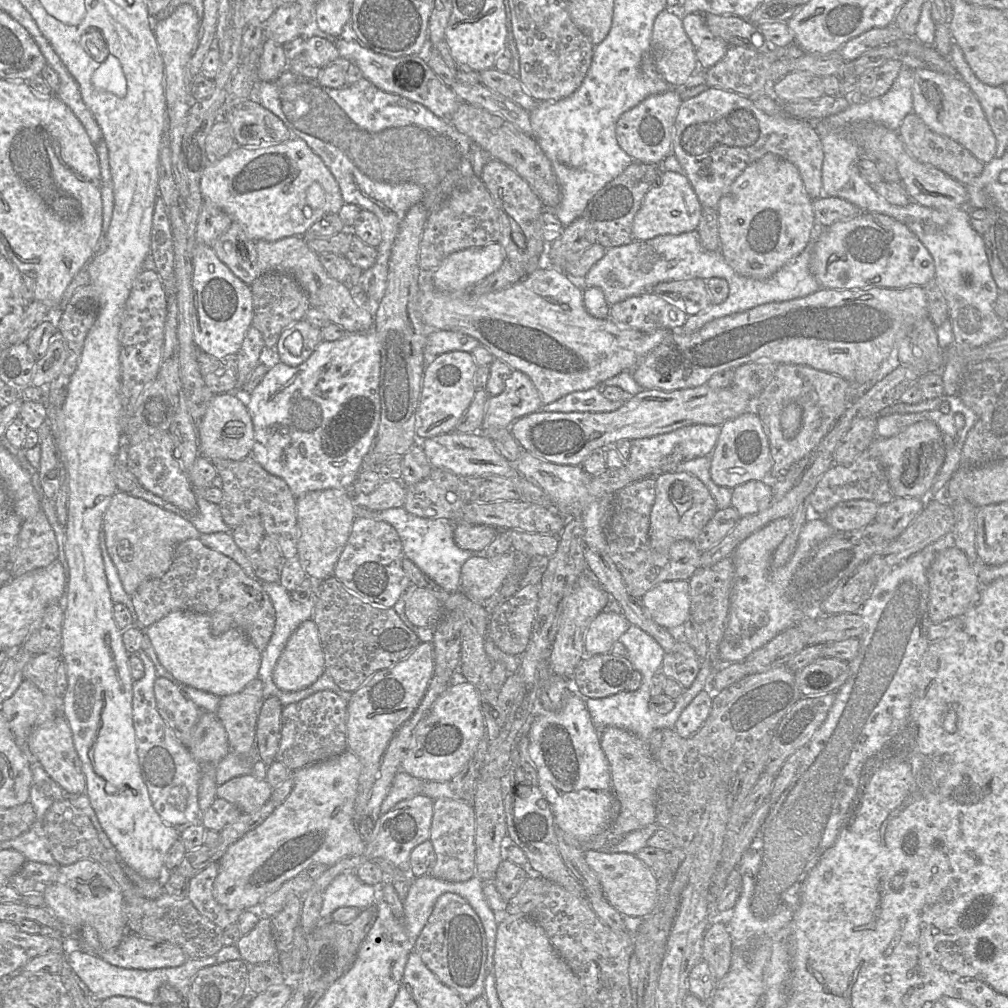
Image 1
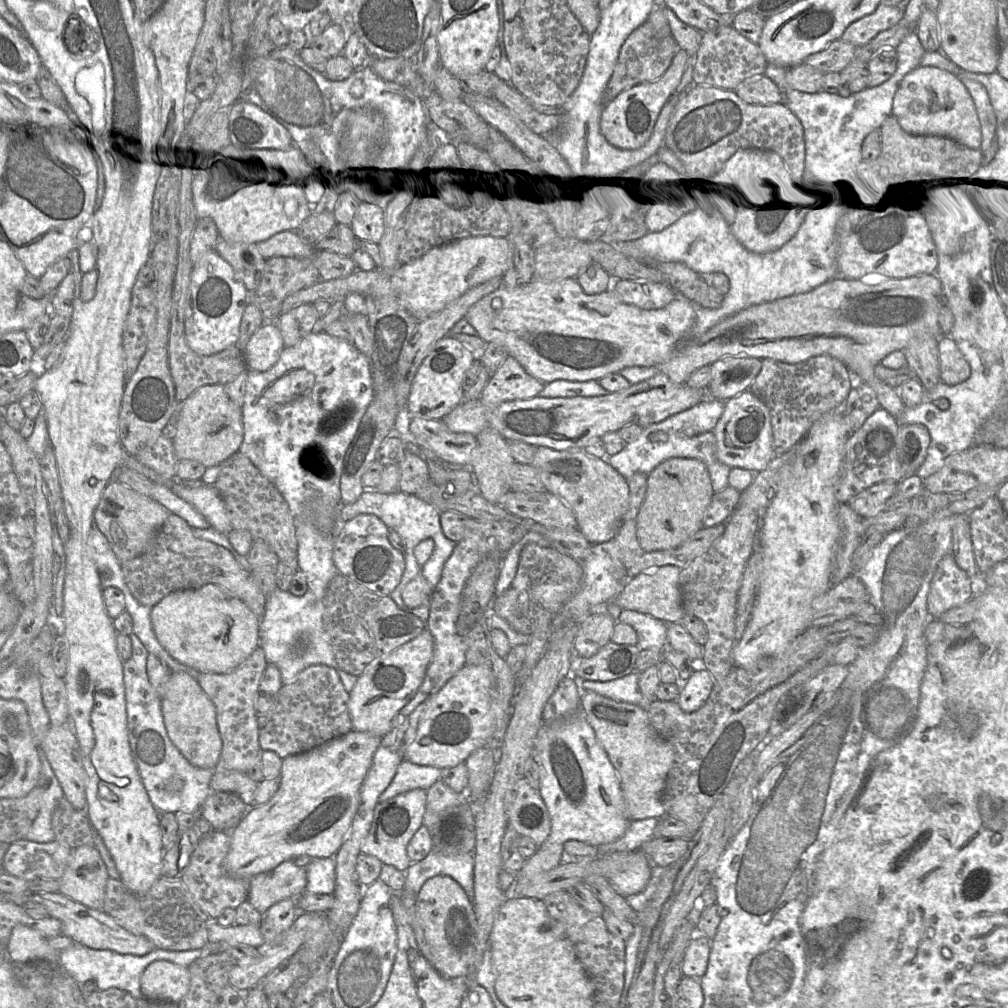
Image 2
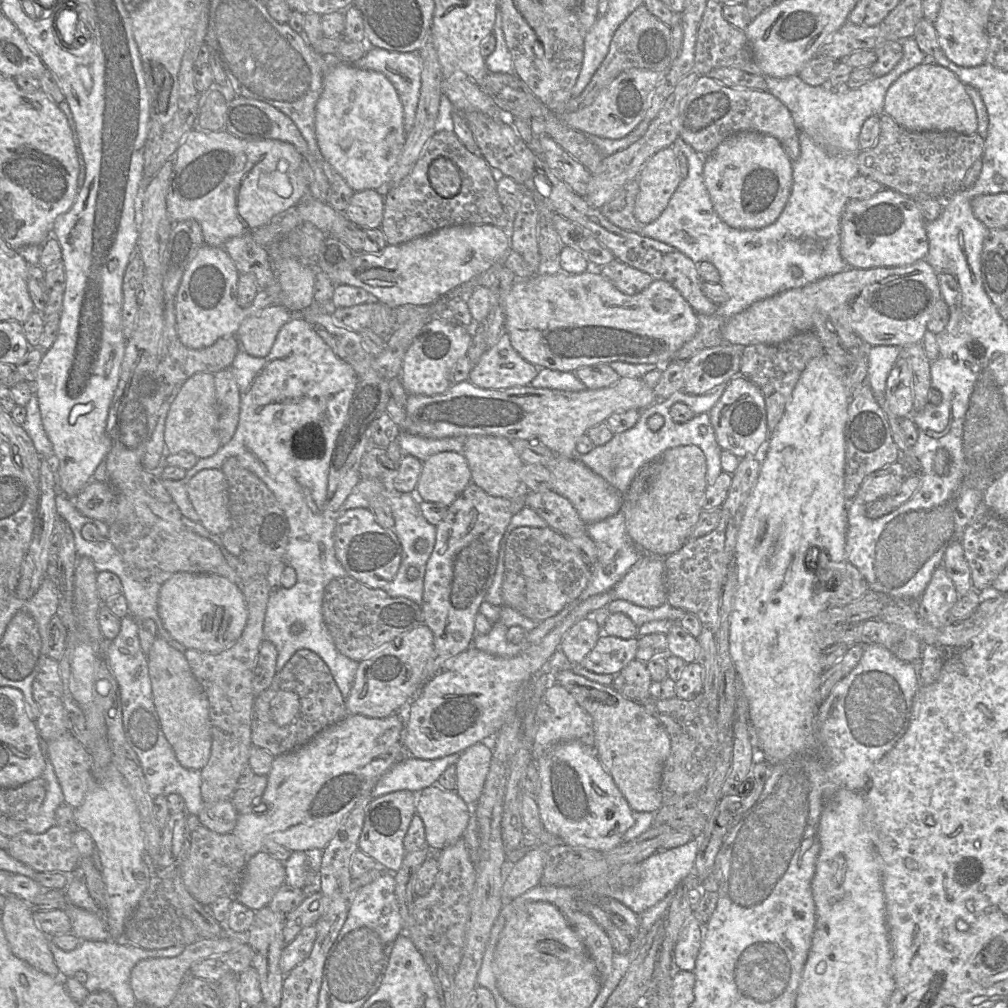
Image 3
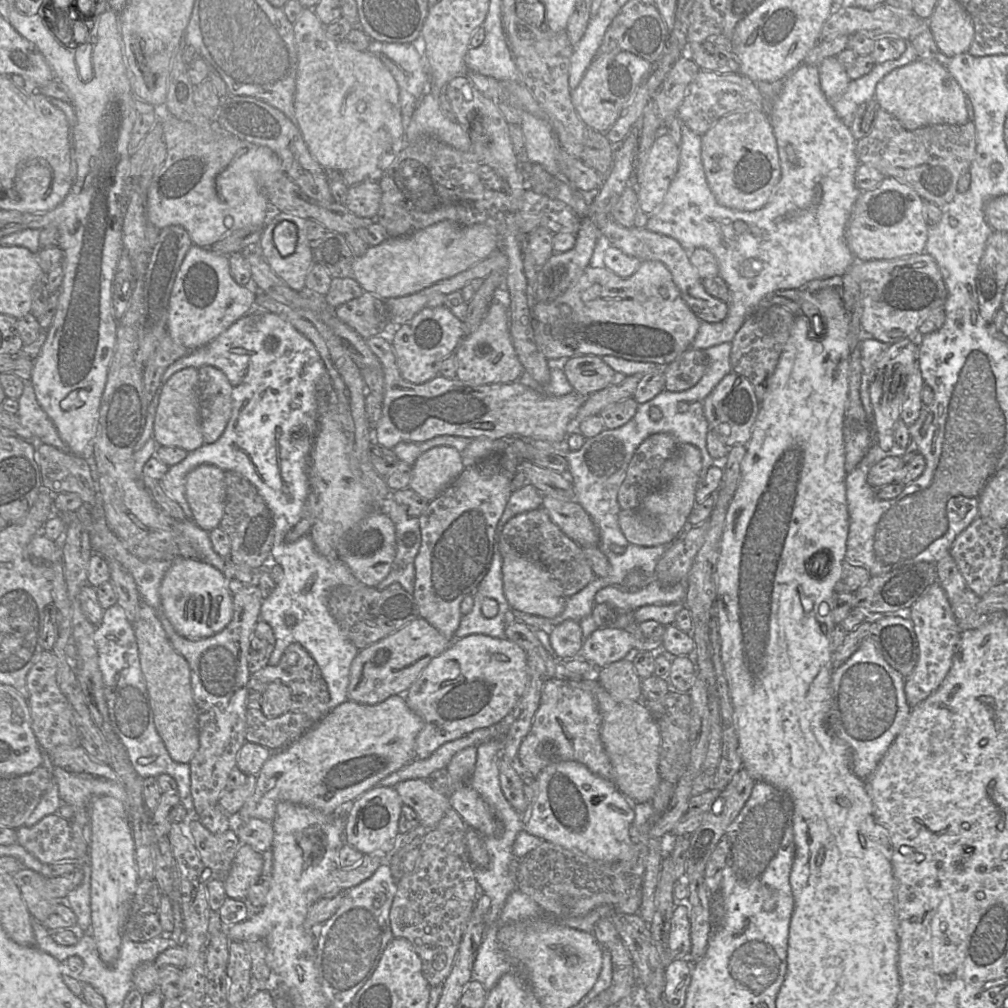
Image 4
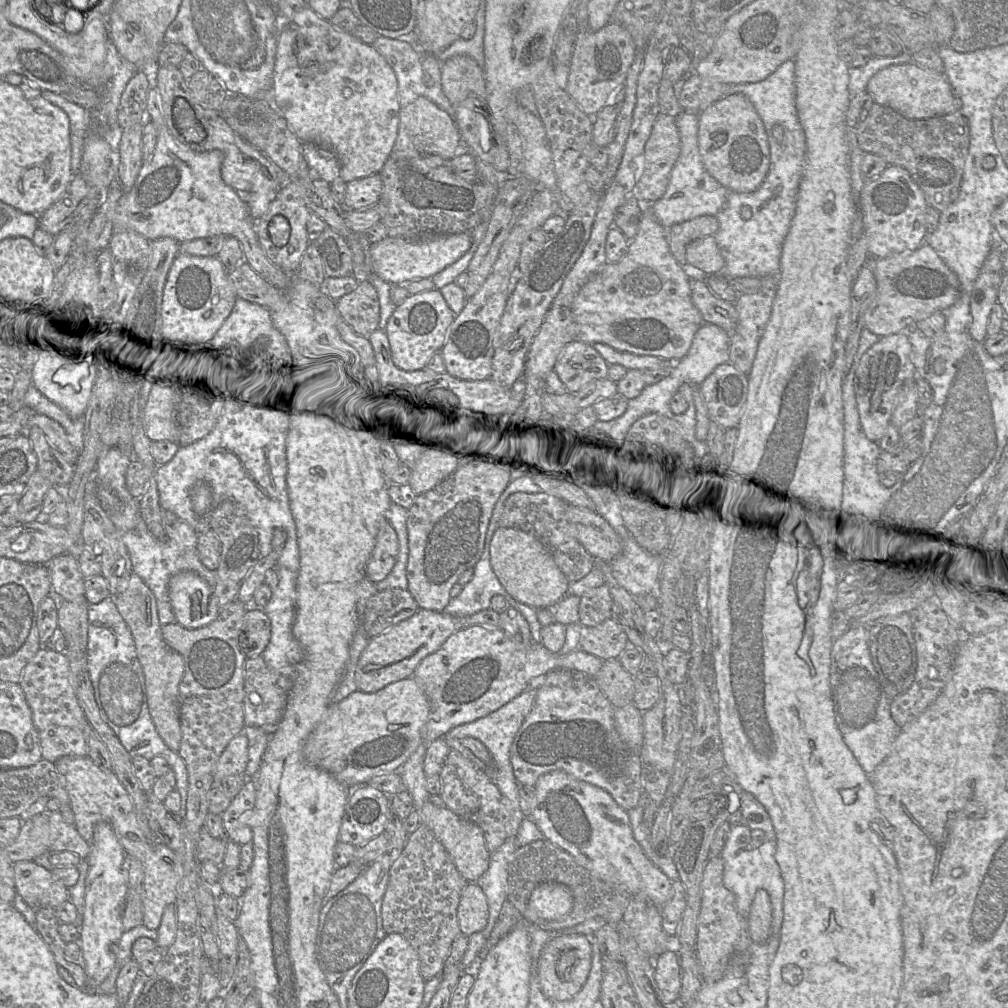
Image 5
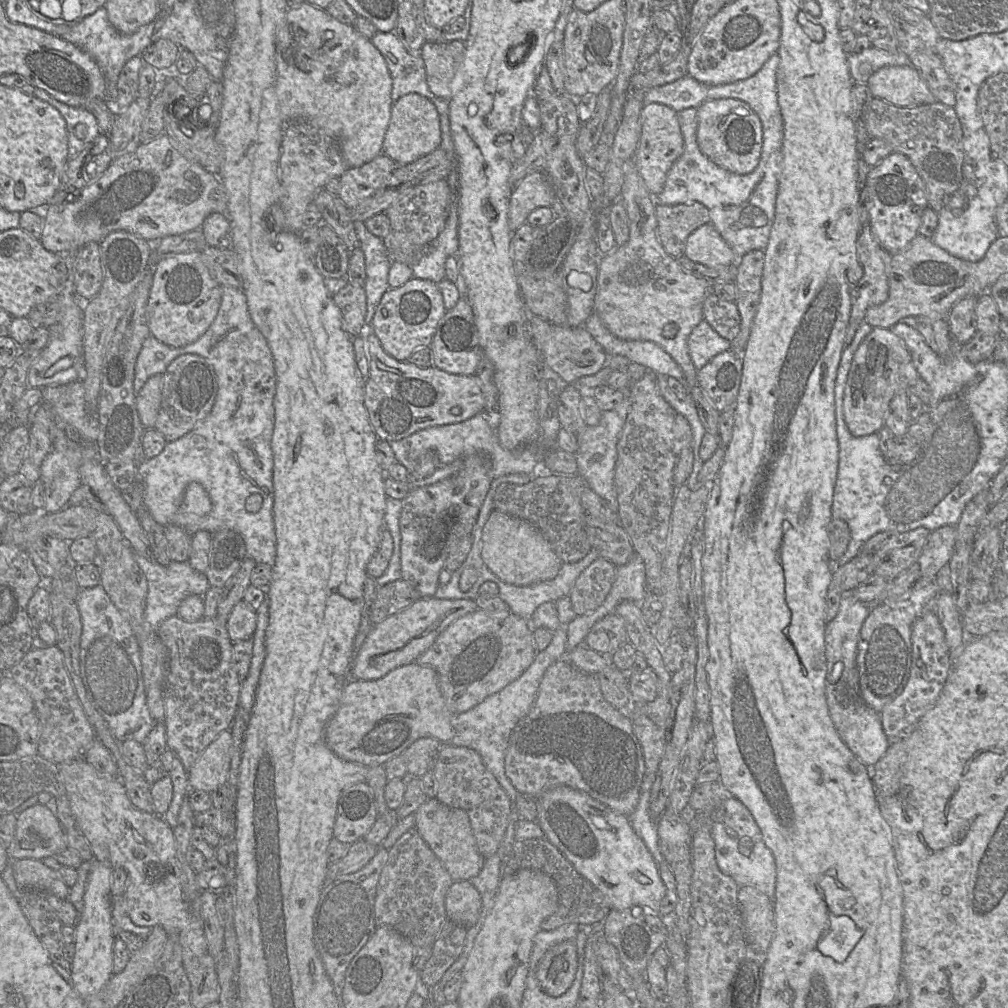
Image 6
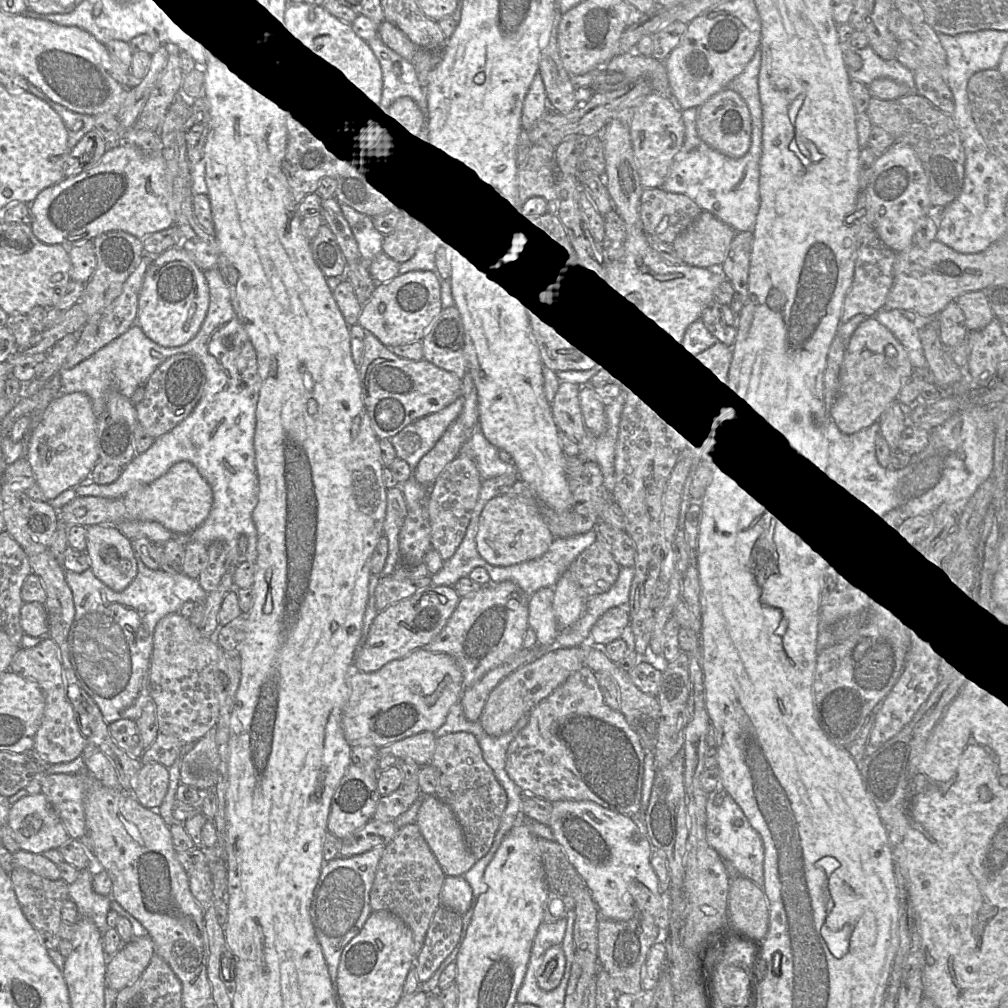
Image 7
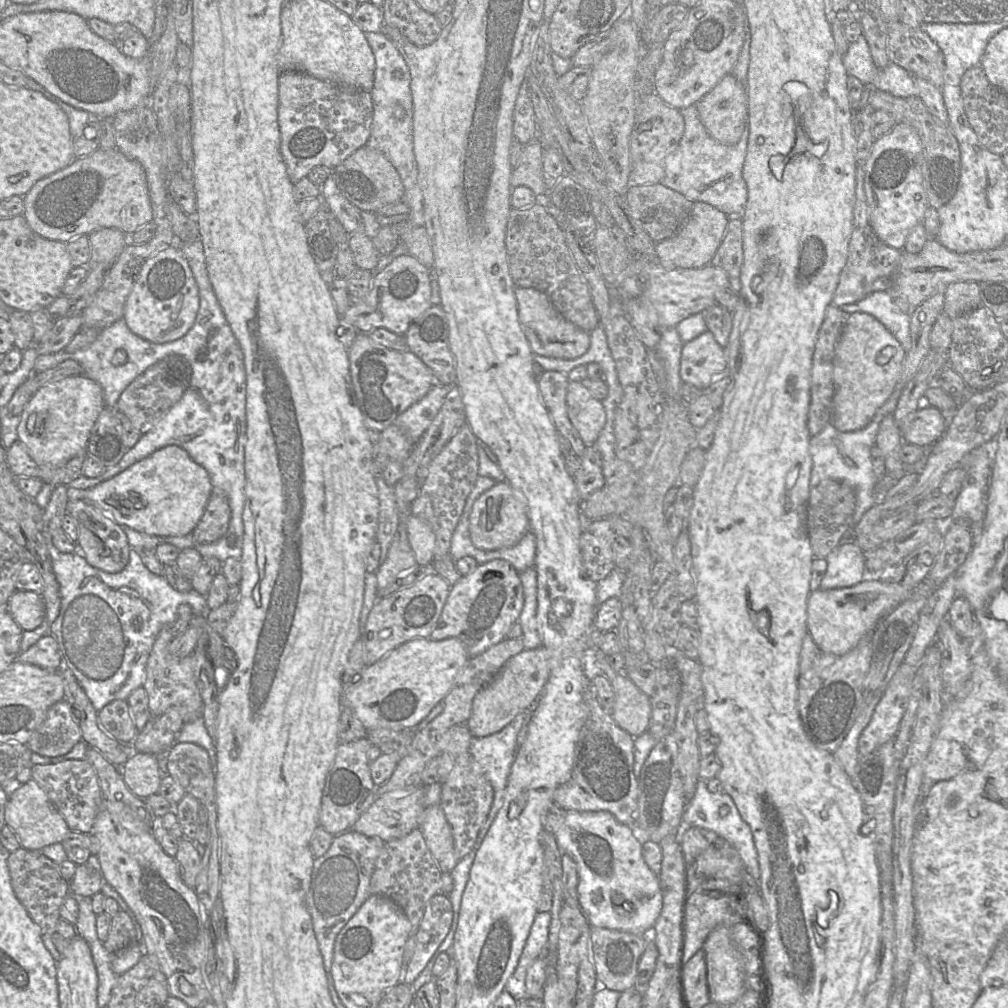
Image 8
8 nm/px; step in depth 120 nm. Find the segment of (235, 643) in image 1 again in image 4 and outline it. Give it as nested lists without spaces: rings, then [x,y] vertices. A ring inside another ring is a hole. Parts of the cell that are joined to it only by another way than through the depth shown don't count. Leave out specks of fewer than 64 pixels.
[[[174,559],[165,573],[160,589],[164,613],[179,635],[196,640],[223,630],[233,616],[233,594],[223,572],[196,559]]]

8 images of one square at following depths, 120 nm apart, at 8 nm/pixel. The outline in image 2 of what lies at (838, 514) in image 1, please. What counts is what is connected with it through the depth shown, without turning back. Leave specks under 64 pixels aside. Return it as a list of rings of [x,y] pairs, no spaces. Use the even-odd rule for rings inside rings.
[[[889,481],[877,483],[854,496],[848,505],[862,518],[875,517],[888,507],[897,492],[897,484]]]

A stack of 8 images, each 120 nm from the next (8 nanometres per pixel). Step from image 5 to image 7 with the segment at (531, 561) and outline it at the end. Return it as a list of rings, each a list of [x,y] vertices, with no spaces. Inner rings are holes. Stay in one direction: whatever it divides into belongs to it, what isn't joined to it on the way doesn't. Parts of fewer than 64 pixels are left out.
[[[499,494],[485,504],[480,514],[476,548],[487,563],[506,567],[543,556],[554,539],[538,511],[534,498]]]

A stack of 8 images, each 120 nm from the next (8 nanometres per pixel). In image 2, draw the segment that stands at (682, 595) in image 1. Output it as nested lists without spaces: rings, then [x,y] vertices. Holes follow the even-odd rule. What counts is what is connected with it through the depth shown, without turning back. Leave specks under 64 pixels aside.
[[[666,565],[645,570],[633,578],[624,581],[619,594],[613,598],[622,609],[634,610],[650,615],[667,624],[679,623],[686,613],[683,609],[680,587],[680,571],[676,566]]]

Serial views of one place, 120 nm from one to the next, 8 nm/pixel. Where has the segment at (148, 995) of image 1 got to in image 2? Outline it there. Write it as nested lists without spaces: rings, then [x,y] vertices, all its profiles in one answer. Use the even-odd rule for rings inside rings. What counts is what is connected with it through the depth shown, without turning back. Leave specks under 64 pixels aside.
[[[73,945],[59,952],[60,961],[79,984],[88,980],[94,980],[99,990],[118,988],[127,991],[133,998],[143,998],[140,988],[140,978],[146,967],[156,960],[167,960],[183,967],[189,967],[195,960],[210,955],[206,947],[188,951],[169,951],[165,949],[154,949],[144,956],[118,954],[111,950],[92,949],[83,945]]]

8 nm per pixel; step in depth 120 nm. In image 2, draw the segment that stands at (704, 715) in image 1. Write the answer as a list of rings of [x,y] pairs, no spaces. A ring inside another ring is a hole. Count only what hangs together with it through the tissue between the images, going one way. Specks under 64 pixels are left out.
[[[706,669],[694,670],[684,682],[677,702],[686,713],[697,711],[709,698],[713,689],[713,679]]]

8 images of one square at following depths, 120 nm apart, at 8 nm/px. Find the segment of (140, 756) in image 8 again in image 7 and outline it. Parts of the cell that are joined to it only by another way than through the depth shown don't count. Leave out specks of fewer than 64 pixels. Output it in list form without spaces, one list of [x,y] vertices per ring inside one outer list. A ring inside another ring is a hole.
[[[159,763],[142,764],[131,786],[131,795],[144,807],[158,808],[169,786],[169,771]]]

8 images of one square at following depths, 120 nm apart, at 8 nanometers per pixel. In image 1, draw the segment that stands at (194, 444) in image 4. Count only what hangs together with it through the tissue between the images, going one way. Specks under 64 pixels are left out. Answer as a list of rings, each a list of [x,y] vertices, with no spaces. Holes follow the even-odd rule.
[[[235,392],[214,394],[202,420],[196,424],[200,456],[214,459],[242,460],[251,456],[254,427],[243,395]]]

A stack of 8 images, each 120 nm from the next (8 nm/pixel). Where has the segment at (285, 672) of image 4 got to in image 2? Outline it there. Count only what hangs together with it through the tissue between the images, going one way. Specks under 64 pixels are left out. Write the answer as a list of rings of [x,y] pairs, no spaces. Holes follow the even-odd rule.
[[[324,664],[305,668],[293,682],[280,688],[274,703],[273,716],[259,729],[260,749],[273,751],[283,760],[347,734],[353,729],[348,701],[349,693],[336,669]]]

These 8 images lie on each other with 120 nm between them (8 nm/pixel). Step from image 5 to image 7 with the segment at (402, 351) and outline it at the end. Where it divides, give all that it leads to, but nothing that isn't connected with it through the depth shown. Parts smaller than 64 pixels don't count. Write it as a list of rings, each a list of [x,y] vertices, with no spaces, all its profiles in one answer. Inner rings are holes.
[[[409,271],[389,282],[377,283],[369,300],[362,306],[358,324],[391,348],[421,341],[442,311],[440,283],[434,271]]]

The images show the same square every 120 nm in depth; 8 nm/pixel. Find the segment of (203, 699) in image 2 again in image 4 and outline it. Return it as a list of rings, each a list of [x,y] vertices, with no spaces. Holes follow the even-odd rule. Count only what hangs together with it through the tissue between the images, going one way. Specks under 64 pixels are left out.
[[[143,601],[140,602],[132,628],[156,731],[171,759],[177,763],[189,764],[199,748],[197,709],[193,699],[189,665],[172,647],[154,609]]]

